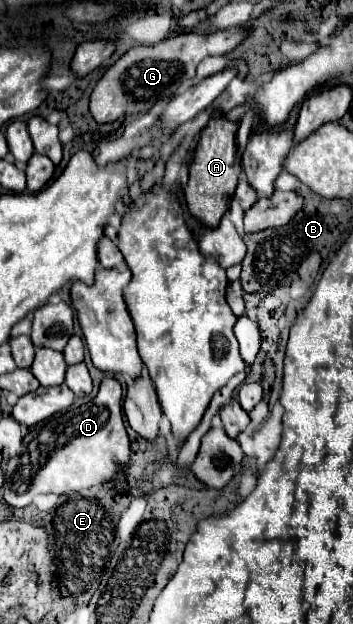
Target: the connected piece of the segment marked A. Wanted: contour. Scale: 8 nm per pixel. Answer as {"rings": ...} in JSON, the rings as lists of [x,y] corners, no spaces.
{"rings":[[[213,115],[205,129],[199,135],[199,143],[195,149],[195,159],[189,167],[189,183],[185,189],[185,201],[189,207],[189,213],[201,223],[205,229],[215,229],[229,209],[231,197],[237,187],[237,177],[241,173],[241,157],[237,153],[237,135],[239,123],[231,123],[227,119],[221,119],[219,115]]]}

